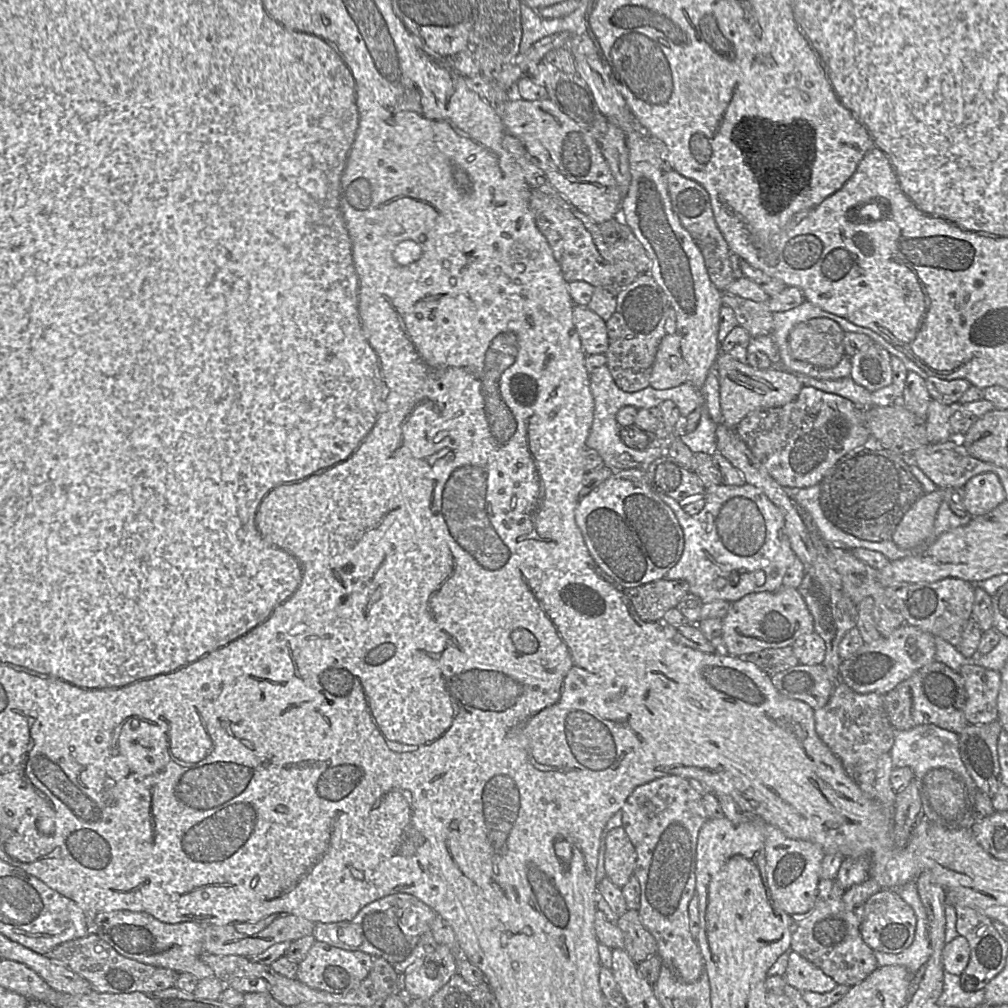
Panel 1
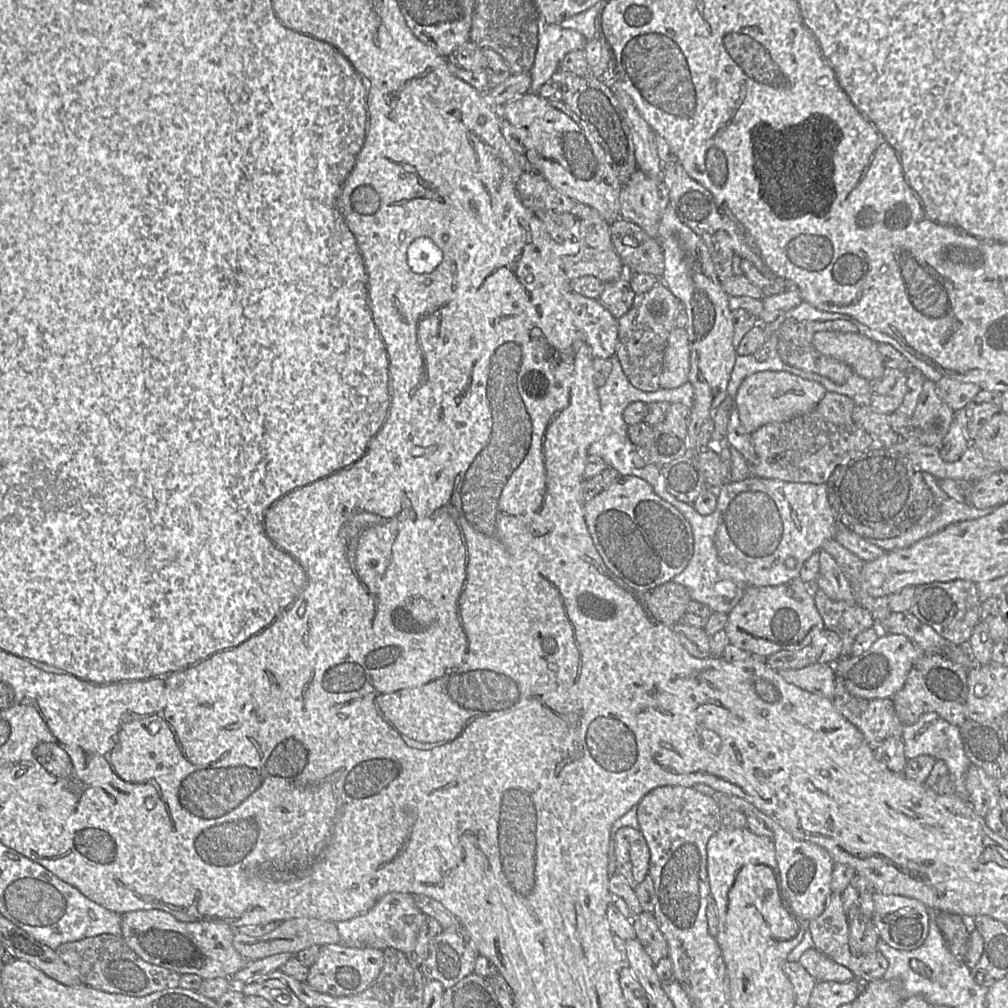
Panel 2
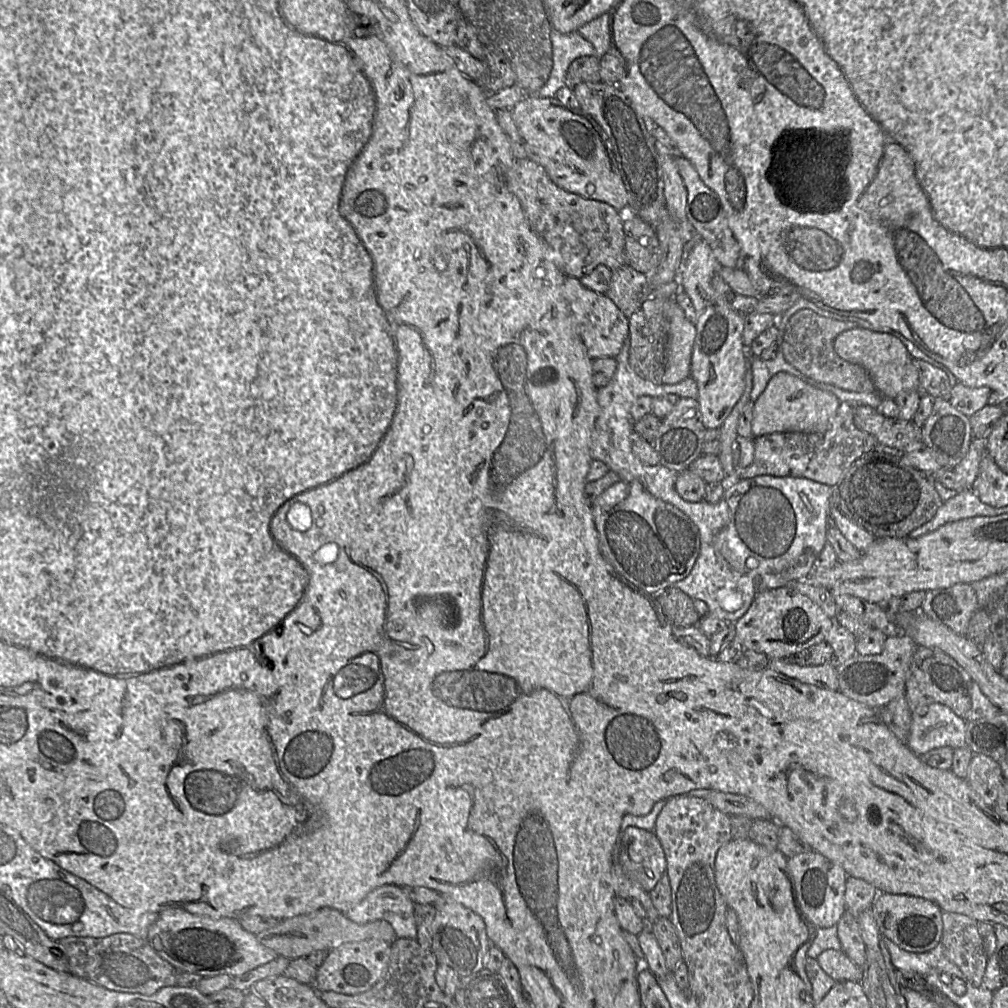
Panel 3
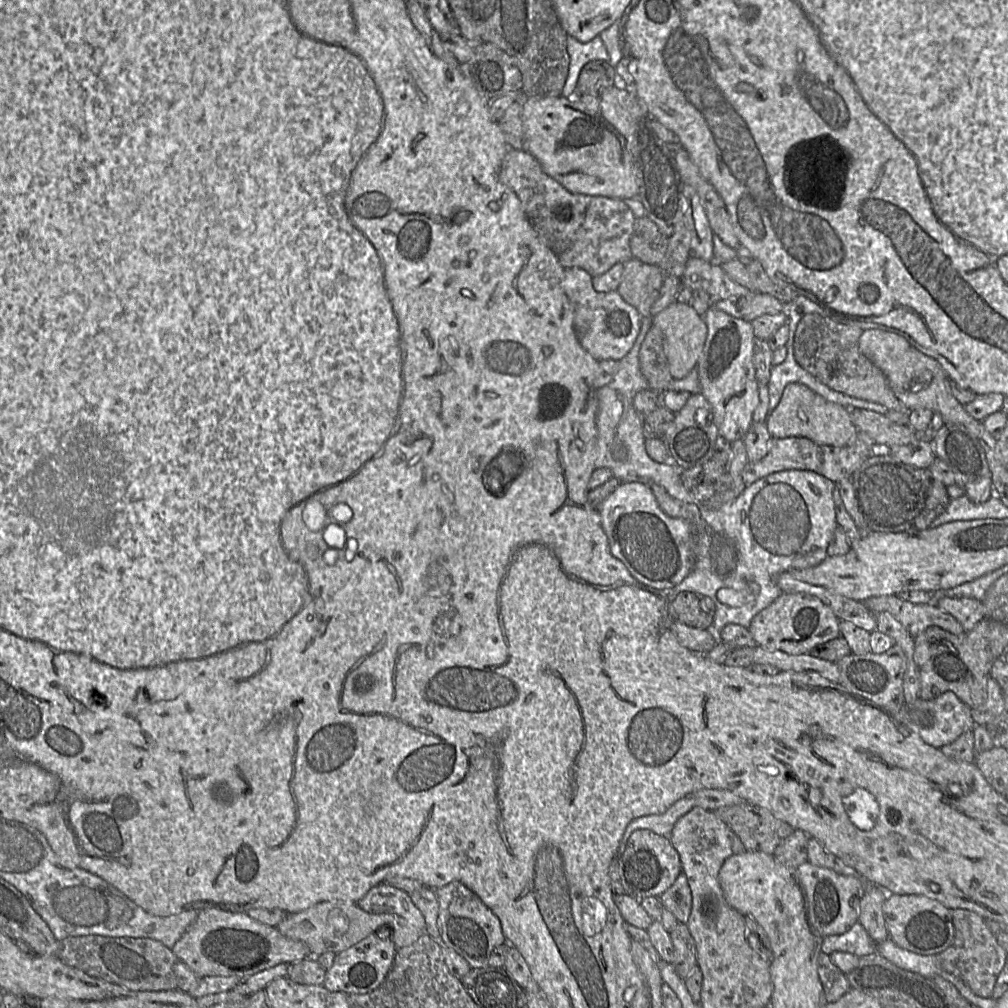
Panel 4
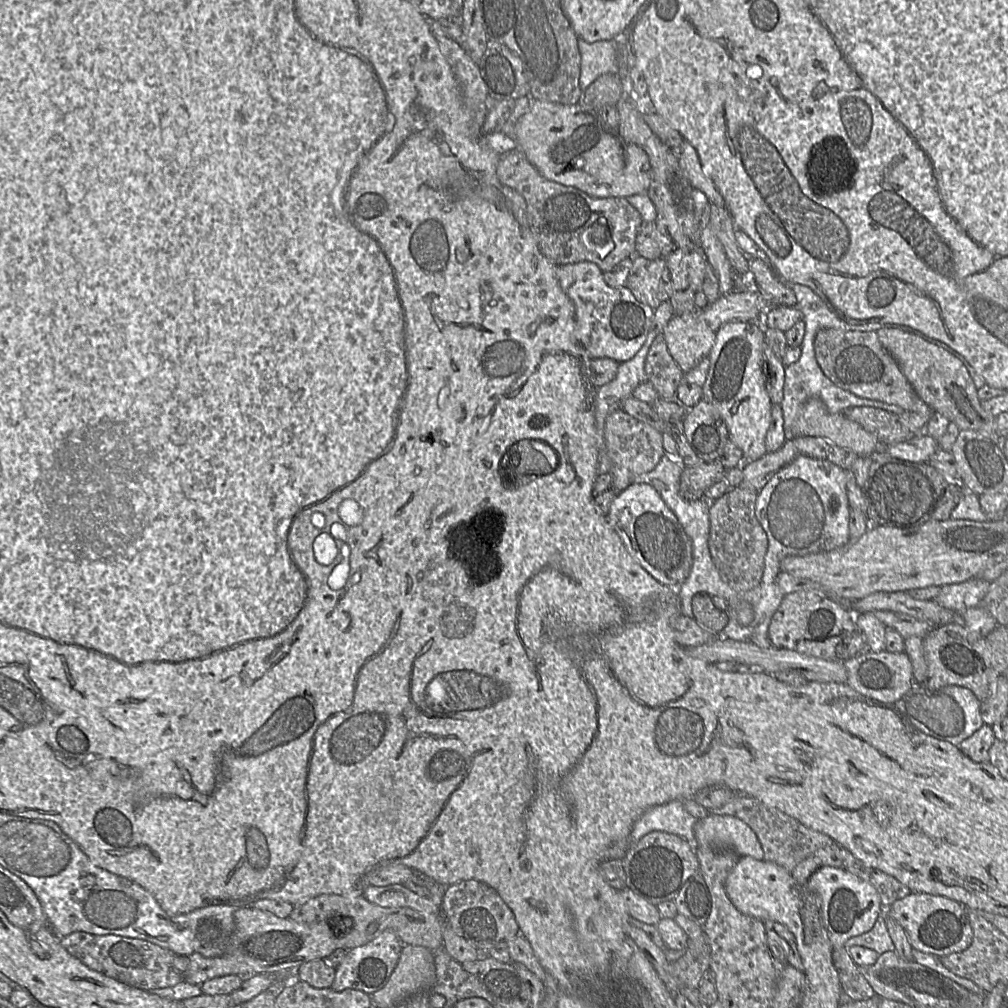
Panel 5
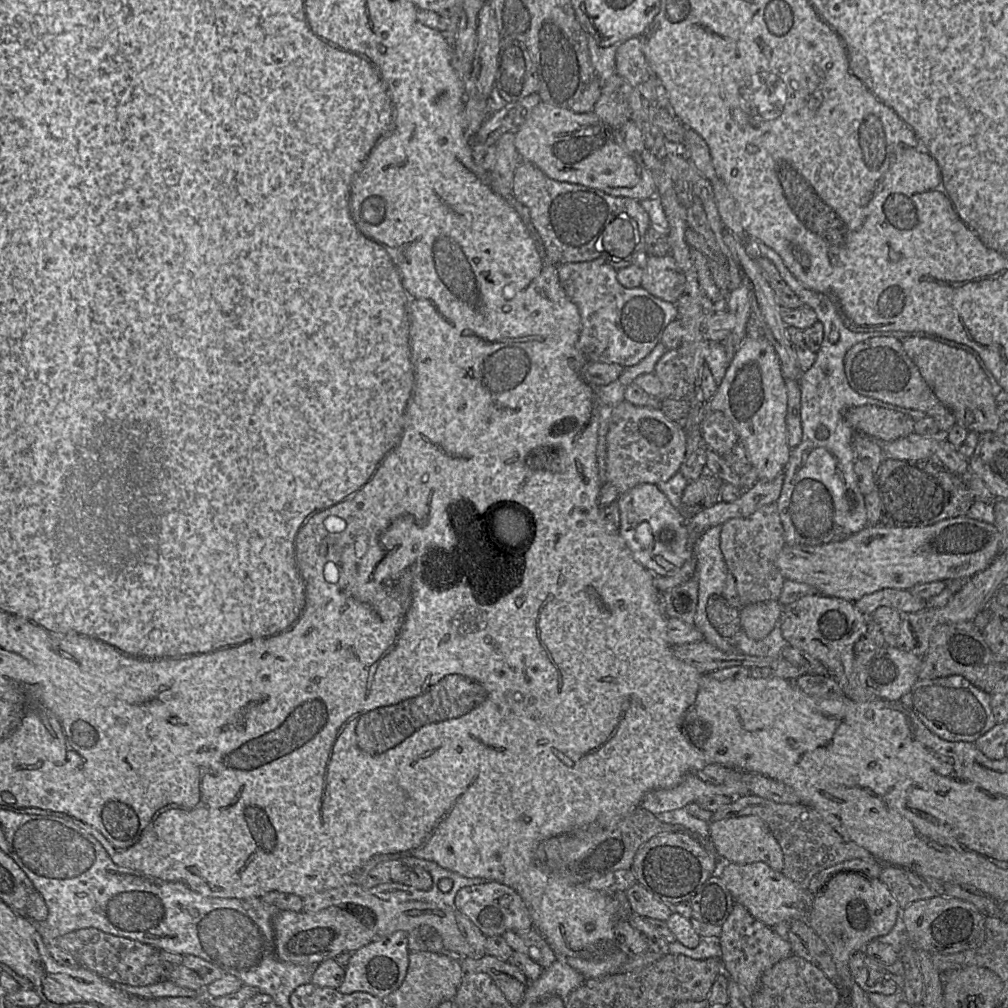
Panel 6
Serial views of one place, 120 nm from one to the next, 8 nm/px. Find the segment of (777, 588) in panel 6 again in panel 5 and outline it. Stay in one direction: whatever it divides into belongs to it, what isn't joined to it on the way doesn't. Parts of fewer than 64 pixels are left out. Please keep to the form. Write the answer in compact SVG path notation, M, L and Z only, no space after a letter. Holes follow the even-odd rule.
M737 486L710 501L709 551L722 580L737 592L757 587L763 577L768 539L755 514L757 494Z

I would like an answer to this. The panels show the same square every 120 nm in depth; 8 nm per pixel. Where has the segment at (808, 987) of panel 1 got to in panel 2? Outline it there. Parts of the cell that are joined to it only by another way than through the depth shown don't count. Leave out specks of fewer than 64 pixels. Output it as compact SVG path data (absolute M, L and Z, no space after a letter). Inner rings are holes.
M815 948L806 950L800 957L799 963L818 982L833 981L842 983L855 979L850 969L836 963Z

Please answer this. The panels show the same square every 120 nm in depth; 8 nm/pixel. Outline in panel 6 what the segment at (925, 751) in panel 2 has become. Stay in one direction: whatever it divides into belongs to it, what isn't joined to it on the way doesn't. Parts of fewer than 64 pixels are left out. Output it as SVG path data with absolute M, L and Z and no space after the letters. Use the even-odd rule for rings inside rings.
M960 675L929 680L917 680L900 702L909 709L932 733L950 742L975 742L996 725L991 705L991 694L980 690Z

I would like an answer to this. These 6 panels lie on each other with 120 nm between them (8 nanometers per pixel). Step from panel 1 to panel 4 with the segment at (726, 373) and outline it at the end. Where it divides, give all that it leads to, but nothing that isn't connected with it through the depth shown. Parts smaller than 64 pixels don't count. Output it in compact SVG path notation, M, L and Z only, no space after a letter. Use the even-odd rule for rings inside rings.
M790 383L776 408L768 414L765 424L773 438L804 437L818 444L841 447L851 444L859 432L851 422L848 410L826 401L805 385Z

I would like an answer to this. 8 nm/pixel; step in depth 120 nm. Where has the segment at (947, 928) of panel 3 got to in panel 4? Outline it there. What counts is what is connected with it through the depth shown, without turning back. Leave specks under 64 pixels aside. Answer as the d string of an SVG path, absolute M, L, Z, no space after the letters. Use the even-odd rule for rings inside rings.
M956 908L951 911L954 926L954 939L951 945L939 955L943 970L961 978L978 996L992 997L998 975L1003 969L1007 951L1001 947L986 925L983 917L977 913Z

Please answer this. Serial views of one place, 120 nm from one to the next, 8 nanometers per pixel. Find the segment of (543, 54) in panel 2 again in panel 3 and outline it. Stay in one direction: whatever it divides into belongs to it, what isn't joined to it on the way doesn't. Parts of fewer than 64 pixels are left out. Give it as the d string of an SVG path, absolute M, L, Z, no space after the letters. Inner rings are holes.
M552 29L550 39L553 67L547 82L538 92L542 97L555 97L556 92L565 86L566 73L573 60L596 55L593 45L578 32L562 33Z

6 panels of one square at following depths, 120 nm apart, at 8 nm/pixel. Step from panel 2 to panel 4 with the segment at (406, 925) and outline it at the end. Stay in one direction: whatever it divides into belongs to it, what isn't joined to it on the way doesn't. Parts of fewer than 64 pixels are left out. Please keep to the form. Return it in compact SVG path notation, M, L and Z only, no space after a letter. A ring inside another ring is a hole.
M380 883L371 888L357 902L357 906L370 914L390 913L398 915L425 933L424 917L412 902L410 895L389 884Z

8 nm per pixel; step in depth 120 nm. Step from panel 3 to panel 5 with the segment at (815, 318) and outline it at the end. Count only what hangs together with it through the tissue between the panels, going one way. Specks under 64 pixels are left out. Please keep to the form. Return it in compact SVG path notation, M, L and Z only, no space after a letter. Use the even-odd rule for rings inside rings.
M833 328L819 329L815 334L815 359L824 375L836 386L858 397L880 401L929 418L933 410L916 394L893 357L883 348L874 331L847 331Z

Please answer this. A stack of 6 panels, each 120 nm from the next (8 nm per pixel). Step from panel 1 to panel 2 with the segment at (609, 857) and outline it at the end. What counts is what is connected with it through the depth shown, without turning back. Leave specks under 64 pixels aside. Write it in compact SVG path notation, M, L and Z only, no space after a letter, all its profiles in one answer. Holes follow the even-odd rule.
M621 827L615 834L616 873L636 888L648 875L650 851L639 831L632 827Z

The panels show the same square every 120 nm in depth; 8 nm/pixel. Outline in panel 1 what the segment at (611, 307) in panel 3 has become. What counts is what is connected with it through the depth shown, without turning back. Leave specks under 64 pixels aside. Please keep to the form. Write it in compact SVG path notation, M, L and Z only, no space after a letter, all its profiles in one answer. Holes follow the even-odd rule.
M575 305L573 322L586 355L605 354L608 349L606 322L587 306Z

